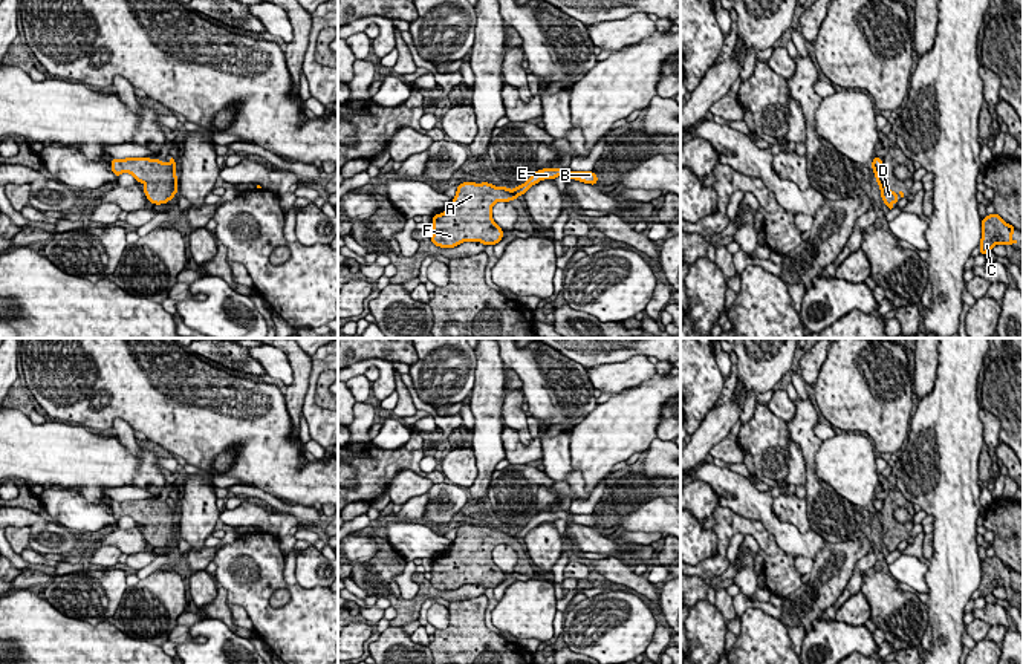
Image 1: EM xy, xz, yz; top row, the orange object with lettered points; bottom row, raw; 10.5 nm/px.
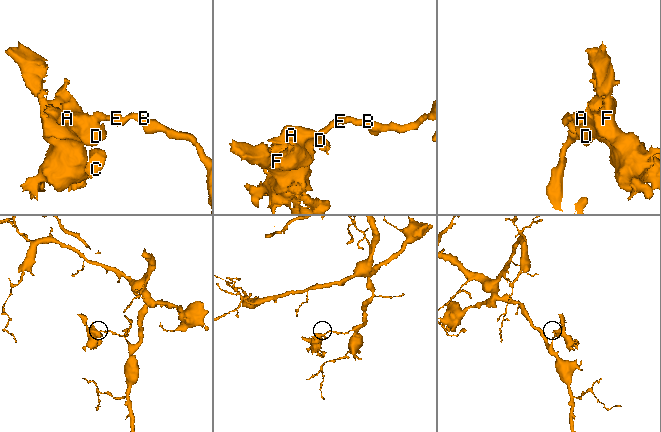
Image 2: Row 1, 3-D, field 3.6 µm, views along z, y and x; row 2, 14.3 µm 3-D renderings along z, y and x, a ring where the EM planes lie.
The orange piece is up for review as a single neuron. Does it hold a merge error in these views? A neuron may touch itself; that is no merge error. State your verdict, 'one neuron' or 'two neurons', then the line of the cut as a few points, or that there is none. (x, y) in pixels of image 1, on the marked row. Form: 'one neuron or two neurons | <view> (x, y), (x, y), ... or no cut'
two neurons | xz (513, 192), (517, 196)

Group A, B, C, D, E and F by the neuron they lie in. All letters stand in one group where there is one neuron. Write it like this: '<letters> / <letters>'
A C D F / B E

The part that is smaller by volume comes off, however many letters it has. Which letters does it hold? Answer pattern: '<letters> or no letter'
A, C, D, F

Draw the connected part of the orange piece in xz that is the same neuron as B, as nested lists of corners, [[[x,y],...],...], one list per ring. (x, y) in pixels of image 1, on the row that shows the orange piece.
[[[547,167],[531,174],[531,177],[524,184],[514,187],[512,193],[517,197],[523,196],[532,185],[538,184],[540,181],[555,179],[558,176],[563,176],[566,179],[575,179],[575,181],[590,184],[590,185],[595,185],[596,182],[599,182],[593,171],[567,171],[566,168]]]

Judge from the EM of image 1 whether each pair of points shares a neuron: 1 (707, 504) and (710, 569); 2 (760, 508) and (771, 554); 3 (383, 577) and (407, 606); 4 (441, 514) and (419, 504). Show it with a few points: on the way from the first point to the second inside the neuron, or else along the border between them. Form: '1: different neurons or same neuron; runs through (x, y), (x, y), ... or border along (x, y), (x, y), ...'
1: different neurons; border along (719, 507), (713, 513)
2: different neurons; border along (782, 550), (792, 557)
3: same neuron; runs through (384, 585), (399, 600)
4: different neurons; border along (427, 493), (427, 511), (421, 517)

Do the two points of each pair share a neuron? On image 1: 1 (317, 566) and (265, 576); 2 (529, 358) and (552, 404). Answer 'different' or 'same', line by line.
1: different
2: same

